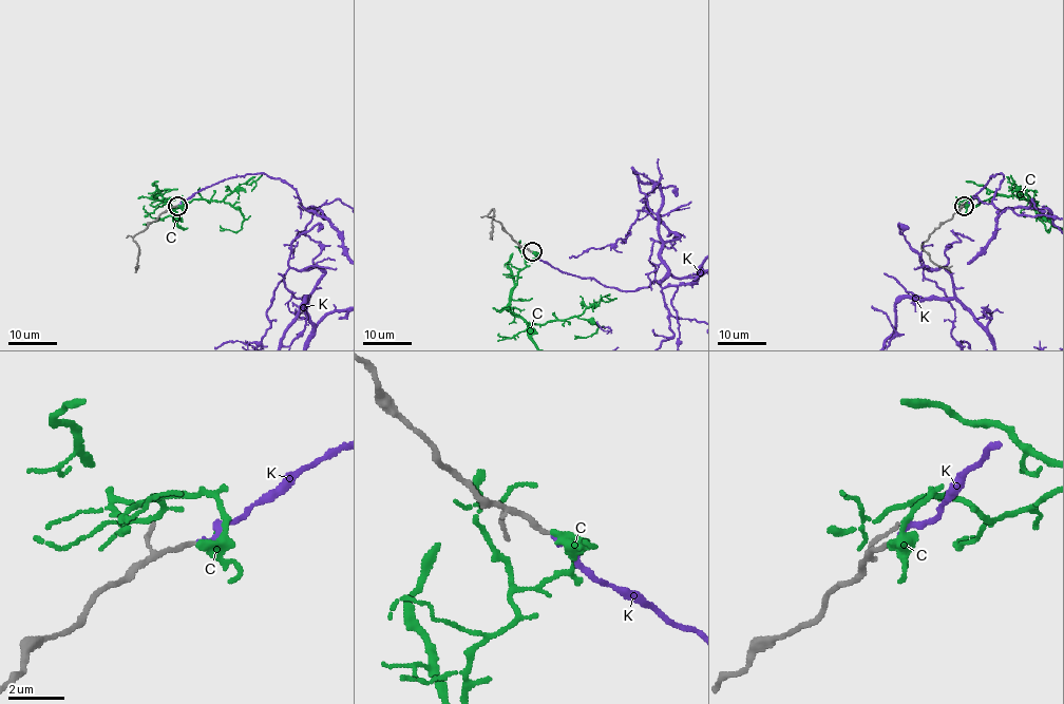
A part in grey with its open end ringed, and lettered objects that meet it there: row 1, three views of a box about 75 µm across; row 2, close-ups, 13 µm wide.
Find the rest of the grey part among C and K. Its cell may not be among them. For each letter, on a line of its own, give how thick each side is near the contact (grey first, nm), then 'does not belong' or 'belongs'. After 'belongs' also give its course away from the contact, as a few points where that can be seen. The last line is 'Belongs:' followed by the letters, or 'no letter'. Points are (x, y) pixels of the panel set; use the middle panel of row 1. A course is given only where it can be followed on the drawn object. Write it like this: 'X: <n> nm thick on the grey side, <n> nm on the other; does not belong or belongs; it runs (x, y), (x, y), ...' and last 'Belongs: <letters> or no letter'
C: 180 nm thick on the grey side, 260 nm on the other; does not belong
K: 180 nm thick on the grey side, 180 nm on the other; belongs
Belongs: K

